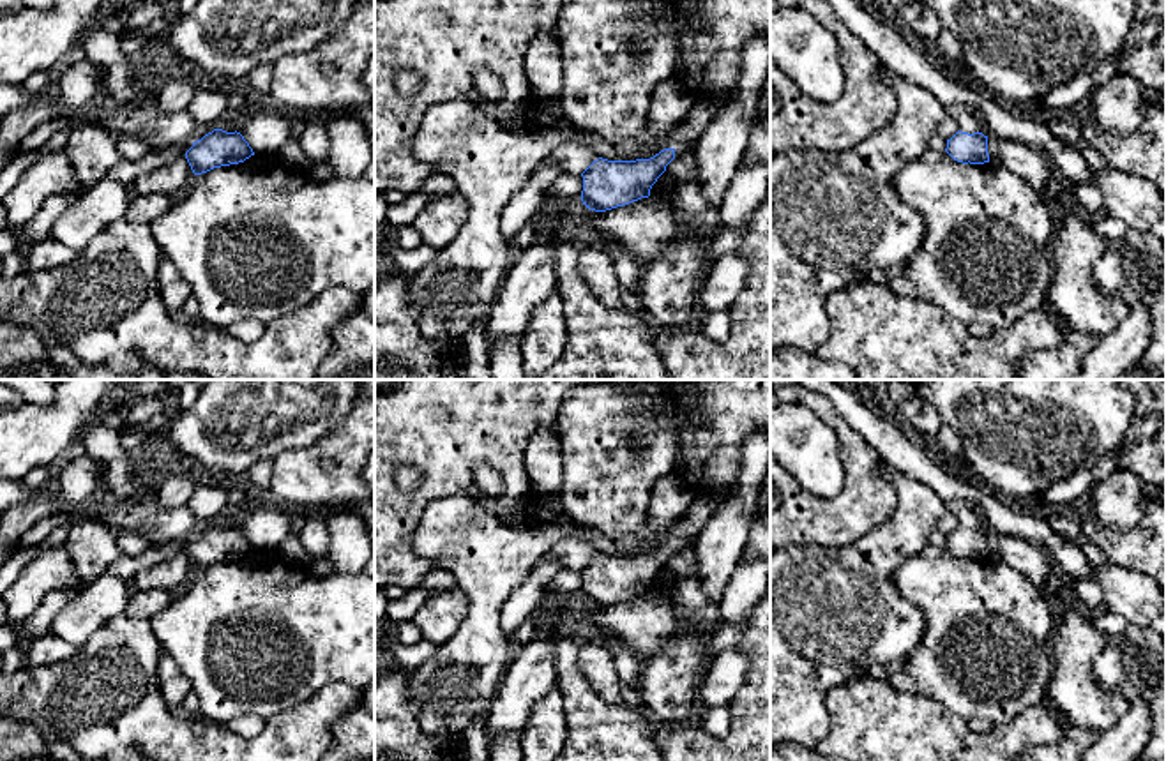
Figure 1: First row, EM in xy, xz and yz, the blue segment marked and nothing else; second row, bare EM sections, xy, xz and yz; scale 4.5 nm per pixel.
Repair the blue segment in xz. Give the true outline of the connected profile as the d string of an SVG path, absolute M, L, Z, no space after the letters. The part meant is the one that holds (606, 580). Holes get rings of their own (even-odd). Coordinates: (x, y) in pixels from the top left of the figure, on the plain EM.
M664 544L650 554L636 556L599 553L581 569L581 597L590 606L606 607L648 593L652 581L673 554L675 544Z

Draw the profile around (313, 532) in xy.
M320 512L300 514L297 535L313 558L327 556L330 547L330 535Z

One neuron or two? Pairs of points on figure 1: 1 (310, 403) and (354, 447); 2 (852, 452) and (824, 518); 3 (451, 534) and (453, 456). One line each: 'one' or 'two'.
1: two
2: one
3: two

